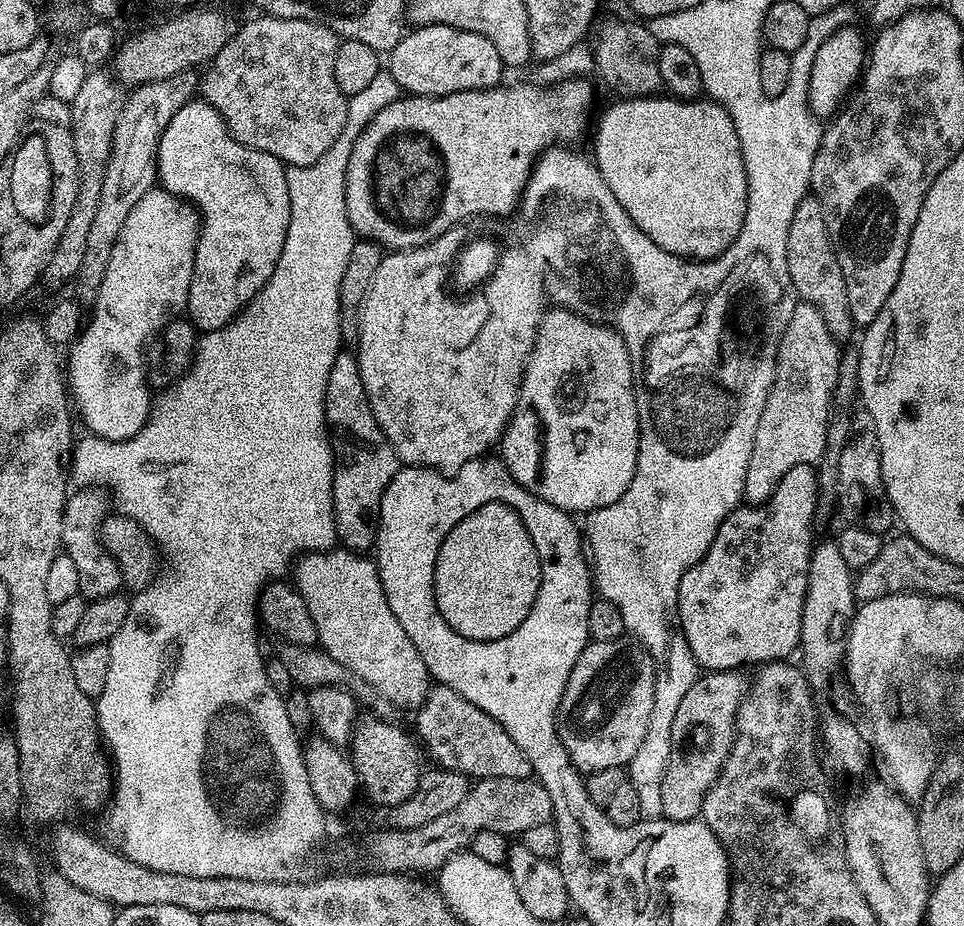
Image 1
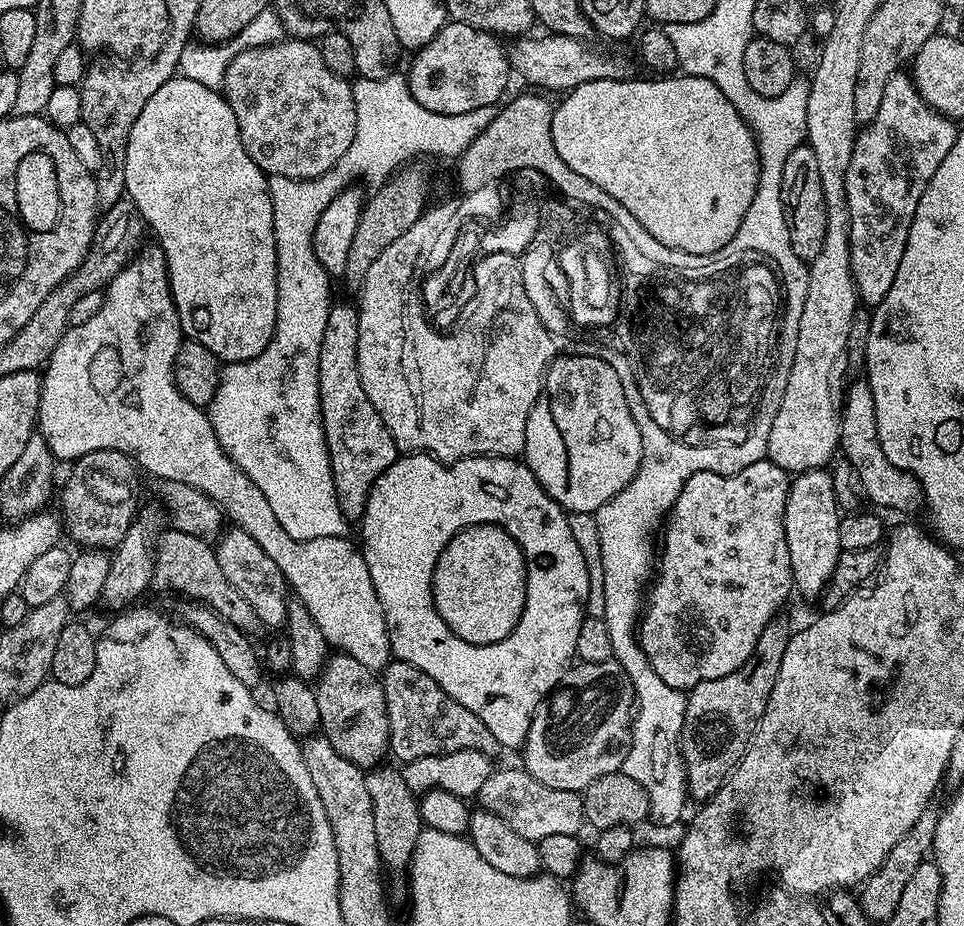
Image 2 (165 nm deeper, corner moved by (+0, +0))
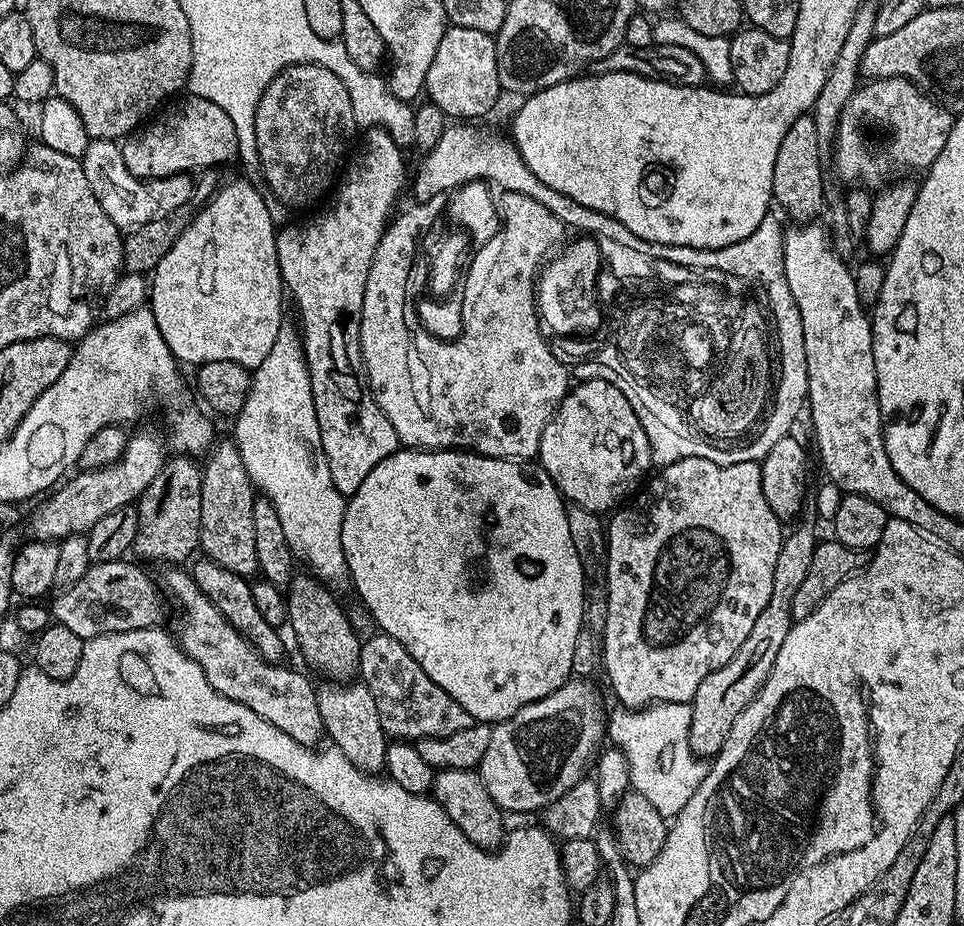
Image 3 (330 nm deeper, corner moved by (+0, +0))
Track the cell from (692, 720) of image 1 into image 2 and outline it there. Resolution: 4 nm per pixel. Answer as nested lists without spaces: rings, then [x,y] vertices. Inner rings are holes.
[[[777,614],[766,630],[762,630],[750,658],[746,658],[746,662],[742,662],[734,674],[702,682],[687,693],[688,705],[680,731],[680,753],[684,756],[688,794],[693,801],[710,799],[744,757],[756,723],[766,710],[770,690],[774,690],[778,670],[782,670],[782,658],[786,658],[786,646],[793,631],[793,625],[788,625],[783,615]]]

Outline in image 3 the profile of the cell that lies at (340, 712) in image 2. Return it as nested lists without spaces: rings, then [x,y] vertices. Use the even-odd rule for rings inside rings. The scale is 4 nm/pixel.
[[[293,575],[290,587],[286,592],[288,602],[288,624],[296,635],[296,644],[304,655],[304,660],[316,672],[321,672],[324,678],[332,682],[348,682],[360,671],[360,646],[362,643],[357,629],[353,628],[349,613],[344,613],[342,605],[336,601],[336,596],[331,592],[327,583],[321,582],[315,575]]]

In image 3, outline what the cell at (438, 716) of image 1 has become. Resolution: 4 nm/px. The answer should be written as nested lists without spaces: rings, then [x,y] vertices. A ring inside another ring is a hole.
[[[377,631],[376,636],[365,639],[360,646],[359,679],[374,694],[374,706],[378,706],[380,724],[389,739],[415,742],[428,737],[446,737],[476,723],[473,716],[440,684],[435,684],[422,666],[398,642],[398,638]]]

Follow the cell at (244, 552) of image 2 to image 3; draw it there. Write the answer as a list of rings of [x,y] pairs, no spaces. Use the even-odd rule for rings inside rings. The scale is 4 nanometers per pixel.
[[[217,439],[202,466],[202,530],[199,551],[207,559],[245,578],[258,572],[258,553],[254,546],[254,502],[258,495],[242,462],[235,439]]]

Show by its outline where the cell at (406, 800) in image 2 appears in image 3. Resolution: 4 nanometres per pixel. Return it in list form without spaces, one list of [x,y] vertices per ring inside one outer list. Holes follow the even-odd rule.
[[[324,682],[316,688],[319,714],[322,715],[325,735],[332,738],[333,747],[342,750],[360,772],[376,774],[385,769],[389,745],[388,737],[380,724],[374,694],[362,682]]]

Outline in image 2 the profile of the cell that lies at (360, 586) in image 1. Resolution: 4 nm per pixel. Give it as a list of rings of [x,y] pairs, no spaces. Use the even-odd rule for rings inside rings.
[[[158,246],[148,247],[141,247],[140,251],[136,253],[136,257],[128,261],[127,266],[108,283],[108,287],[104,292],[102,310],[98,310],[98,314],[94,314],[94,318],[89,318],[87,322],[82,322],[82,326],[69,327],[68,332],[62,338],[62,342],[58,342],[54,354],[50,354],[47,364],[43,365],[40,382],[40,410],[38,413],[39,435],[43,436],[45,442],[48,443],[48,449],[52,451],[52,455],[57,461],[71,460],[76,462],[79,461],[79,456],[91,457],[98,450],[121,451],[122,454],[132,457],[138,469],[144,472],[146,470],[152,476],[158,476],[159,481],[170,480],[172,482],[182,482],[186,486],[190,486],[194,490],[206,494],[216,503],[217,508],[222,510],[223,515],[227,519],[228,516],[232,519],[231,523],[235,527],[246,530],[246,534],[250,534],[250,538],[254,538],[254,542],[258,542],[258,546],[262,546],[263,552],[278,565],[278,570],[282,570],[291,593],[295,596],[295,599],[302,602],[302,606],[306,606],[306,610],[310,610],[314,622],[318,622],[318,630],[322,630],[322,634],[328,639],[329,645],[336,652],[345,652],[350,658],[358,658],[358,662],[362,662],[362,666],[373,670],[382,670],[388,664],[388,661],[393,659],[394,649],[388,637],[388,627],[386,626],[386,618],[382,610],[382,602],[378,602],[378,594],[374,590],[374,582],[370,578],[370,570],[364,561],[363,551],[357,545],[355,548],[347,540],[346,537],[348,536],[344,534],[312,534],[307,538],[301,538],[299,535],[288,532],[286,526],[282,526],[280,516],[274,514],[273,508],[270,507],[270,502],[266,502],[266,494],[262,494],[262,490],[258,490],[258,486],[254,486],[252,479],[226,454],[226,450],[218,442],[218,434],[214,434],[213,421],[208,417],[207,411],[196,407],[195,404],[192,404],[185,398],[182,390],[178,390],[176,379],[174,378],[174,362],[182,343],[180,319],[178,318],[178,310],[174,306],[174,298],[170,290],[168,267],[166,266],[164,251]]]

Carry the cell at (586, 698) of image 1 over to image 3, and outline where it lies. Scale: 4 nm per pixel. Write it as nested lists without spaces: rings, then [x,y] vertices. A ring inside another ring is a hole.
[[[584,678],[569,679],[568,683],[554,690],[554,694],[546,694],[546,698],[527,704],[518,710],[518,714],[509,720],[501,720],[493,727],[490,747],[480,759],[478,771],[486,790],[490,790],[490,798],[494,798],[496,805],[505,813],[539,813],[585,779],[587,772],[584,771],[587,768],[589,771],[590,762],[597,759],[606,740],[606,711],[600,705],[599,694],[588,684],[589,681]]]

